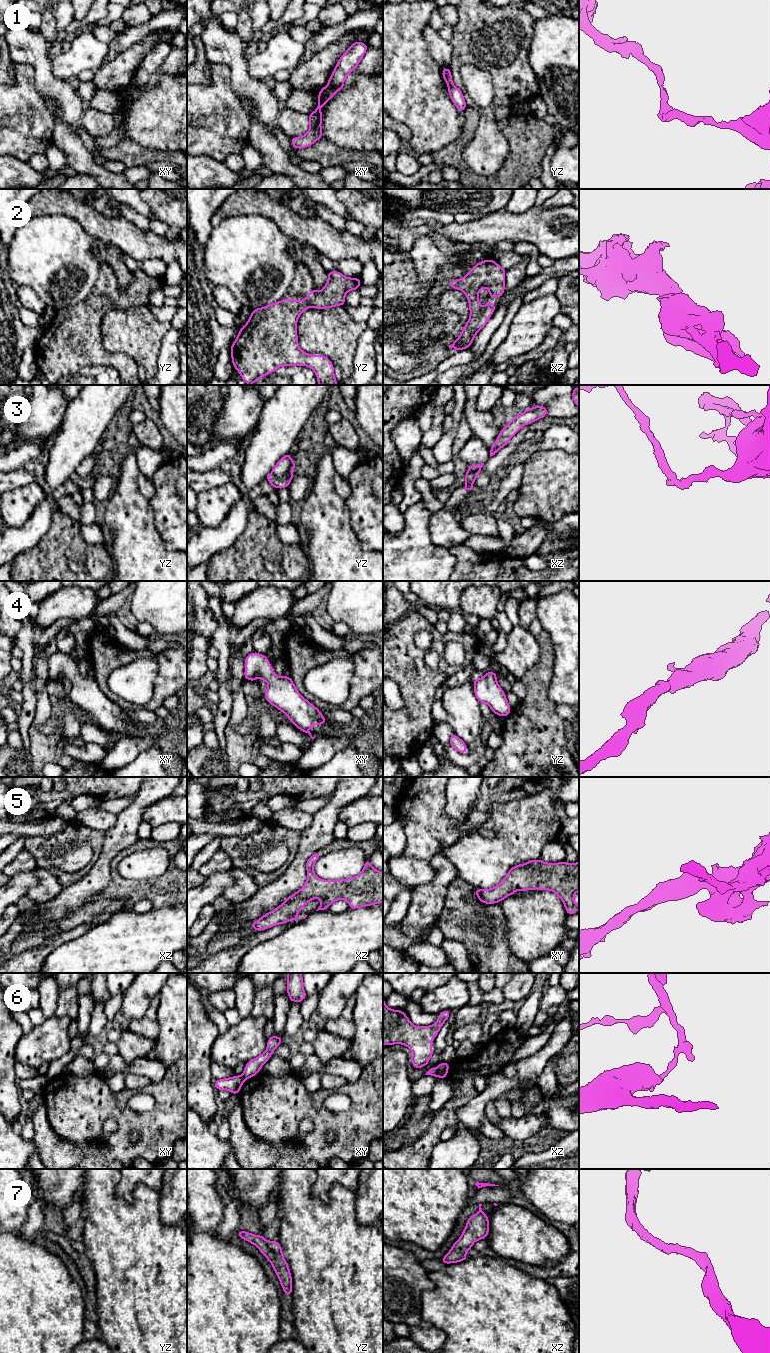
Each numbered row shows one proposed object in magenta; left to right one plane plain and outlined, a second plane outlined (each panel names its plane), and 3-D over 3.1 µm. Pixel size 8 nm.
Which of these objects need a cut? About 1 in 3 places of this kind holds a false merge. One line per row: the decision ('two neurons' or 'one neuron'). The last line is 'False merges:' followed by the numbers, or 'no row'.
1: two neurons
2: one neuron
3: two neurons
4: one neuron
5: one neuron
6: two neurons
7: one neuron
False merges: 1, 3, 6

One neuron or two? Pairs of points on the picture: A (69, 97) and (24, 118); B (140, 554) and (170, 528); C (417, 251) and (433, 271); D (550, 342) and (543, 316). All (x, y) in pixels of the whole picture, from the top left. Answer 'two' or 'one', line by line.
A: two
B: two
C: one
D: two

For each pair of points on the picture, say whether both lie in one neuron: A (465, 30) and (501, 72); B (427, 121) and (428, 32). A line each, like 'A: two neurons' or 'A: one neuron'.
A: one neuron
B: two neurons

